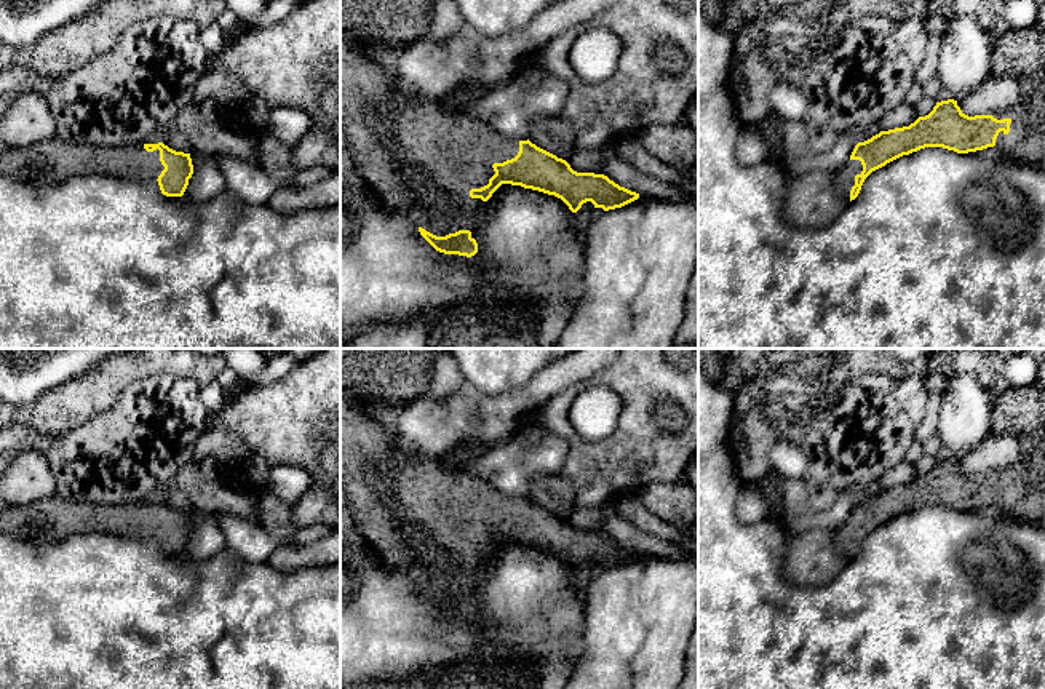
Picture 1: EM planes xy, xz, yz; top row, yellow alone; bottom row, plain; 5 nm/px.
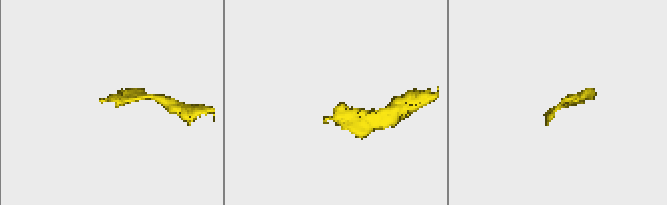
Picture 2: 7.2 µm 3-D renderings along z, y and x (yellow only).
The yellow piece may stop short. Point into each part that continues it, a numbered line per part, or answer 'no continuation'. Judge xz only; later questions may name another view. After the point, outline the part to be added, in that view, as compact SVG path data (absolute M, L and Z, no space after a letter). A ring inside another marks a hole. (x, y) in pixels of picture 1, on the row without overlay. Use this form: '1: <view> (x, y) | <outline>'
1: xz (425, 526) | M340 388L340 507L358 540L379 553L383 563L407 572L417 585L446 595L471 587L483 558L471 556L470 548L489 542L495 532L494 521L518 513L519 497L497 491L479 467L460 468L447 465L443 457L401 456L396 432L387 432L371 416L366 400Z

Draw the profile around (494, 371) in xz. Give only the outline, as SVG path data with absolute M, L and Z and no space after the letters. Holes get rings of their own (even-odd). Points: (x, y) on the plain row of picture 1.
M447 348L463 380L491 396L529 384L542 368L574 350L577 348Z

